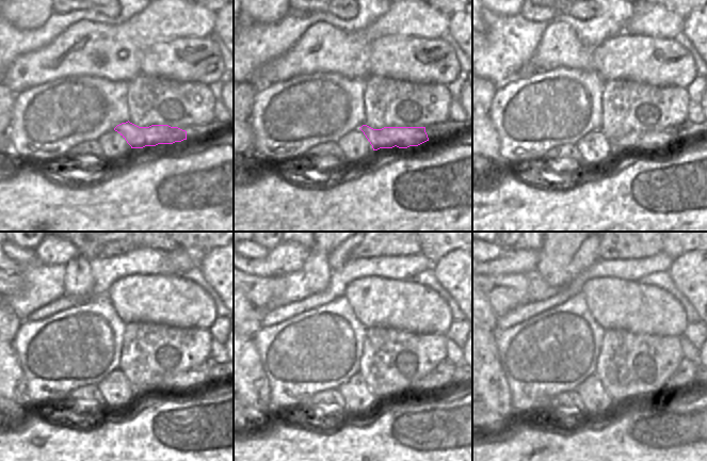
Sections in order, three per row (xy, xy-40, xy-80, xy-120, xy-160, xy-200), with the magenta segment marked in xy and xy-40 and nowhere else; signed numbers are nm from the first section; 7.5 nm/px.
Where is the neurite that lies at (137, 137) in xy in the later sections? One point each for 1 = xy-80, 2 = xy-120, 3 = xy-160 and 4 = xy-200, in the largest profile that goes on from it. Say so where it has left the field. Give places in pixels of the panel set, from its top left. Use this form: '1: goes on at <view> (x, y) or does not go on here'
1: goes on at xy-80 (636, 140)
2: goes on at xy-120 (199, 375)
3: goes on at xy-160 (442, 376)
4: goes on at xy-200 (685, 376)

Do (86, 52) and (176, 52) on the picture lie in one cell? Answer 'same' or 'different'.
different

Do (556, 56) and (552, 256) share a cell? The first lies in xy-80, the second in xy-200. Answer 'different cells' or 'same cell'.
same cell

